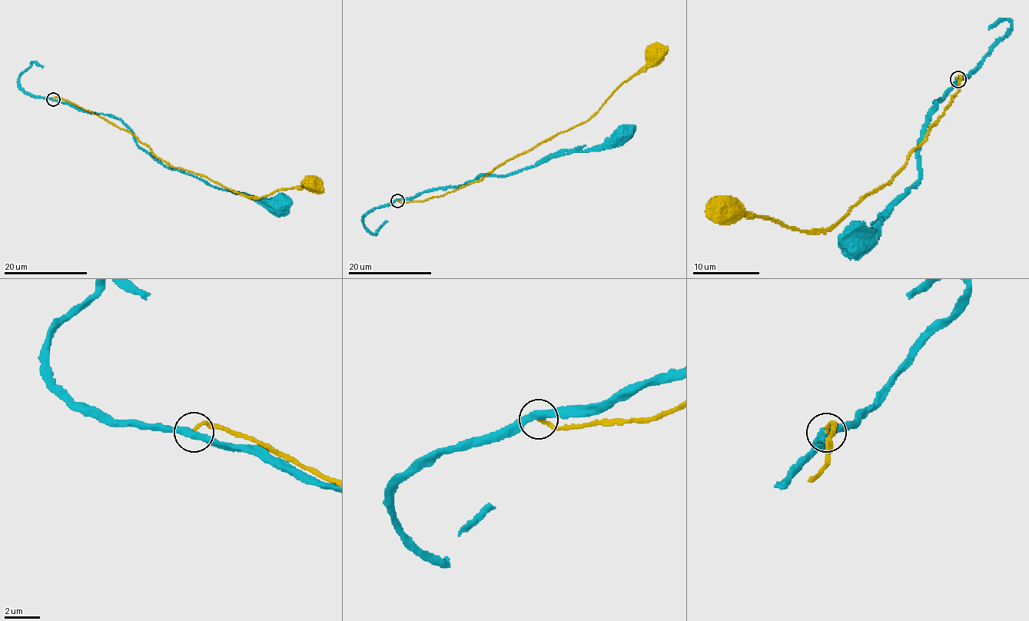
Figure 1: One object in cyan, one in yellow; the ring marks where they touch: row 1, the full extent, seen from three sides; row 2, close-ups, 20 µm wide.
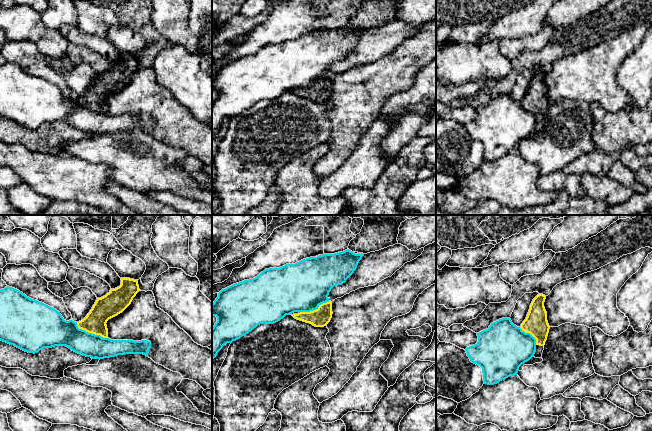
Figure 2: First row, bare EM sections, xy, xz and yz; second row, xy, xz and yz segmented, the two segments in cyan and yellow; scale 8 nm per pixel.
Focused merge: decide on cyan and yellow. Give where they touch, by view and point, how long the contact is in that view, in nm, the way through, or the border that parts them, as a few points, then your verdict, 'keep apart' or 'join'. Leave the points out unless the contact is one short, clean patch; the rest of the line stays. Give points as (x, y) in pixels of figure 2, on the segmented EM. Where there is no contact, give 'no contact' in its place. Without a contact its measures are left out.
meets cyan in xy at (90, 333); contact 280 nm long; border along xy (76, 322), (79, 328), (107, 338); keep apart

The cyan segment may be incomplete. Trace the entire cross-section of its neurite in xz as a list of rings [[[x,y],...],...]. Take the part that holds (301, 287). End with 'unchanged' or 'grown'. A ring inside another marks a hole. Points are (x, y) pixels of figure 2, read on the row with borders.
[[[347,249],[335,254],[310,257],[295,264],[265,269],[253,279],[222,289],[212,304],[212,316],[217,317],[212,327],[212,359],[225,344],[240,339],[260,324],[274,324],[286,315],[310,312],[329,302],[331,289],[346,282],[363,256]]]; unchanged

